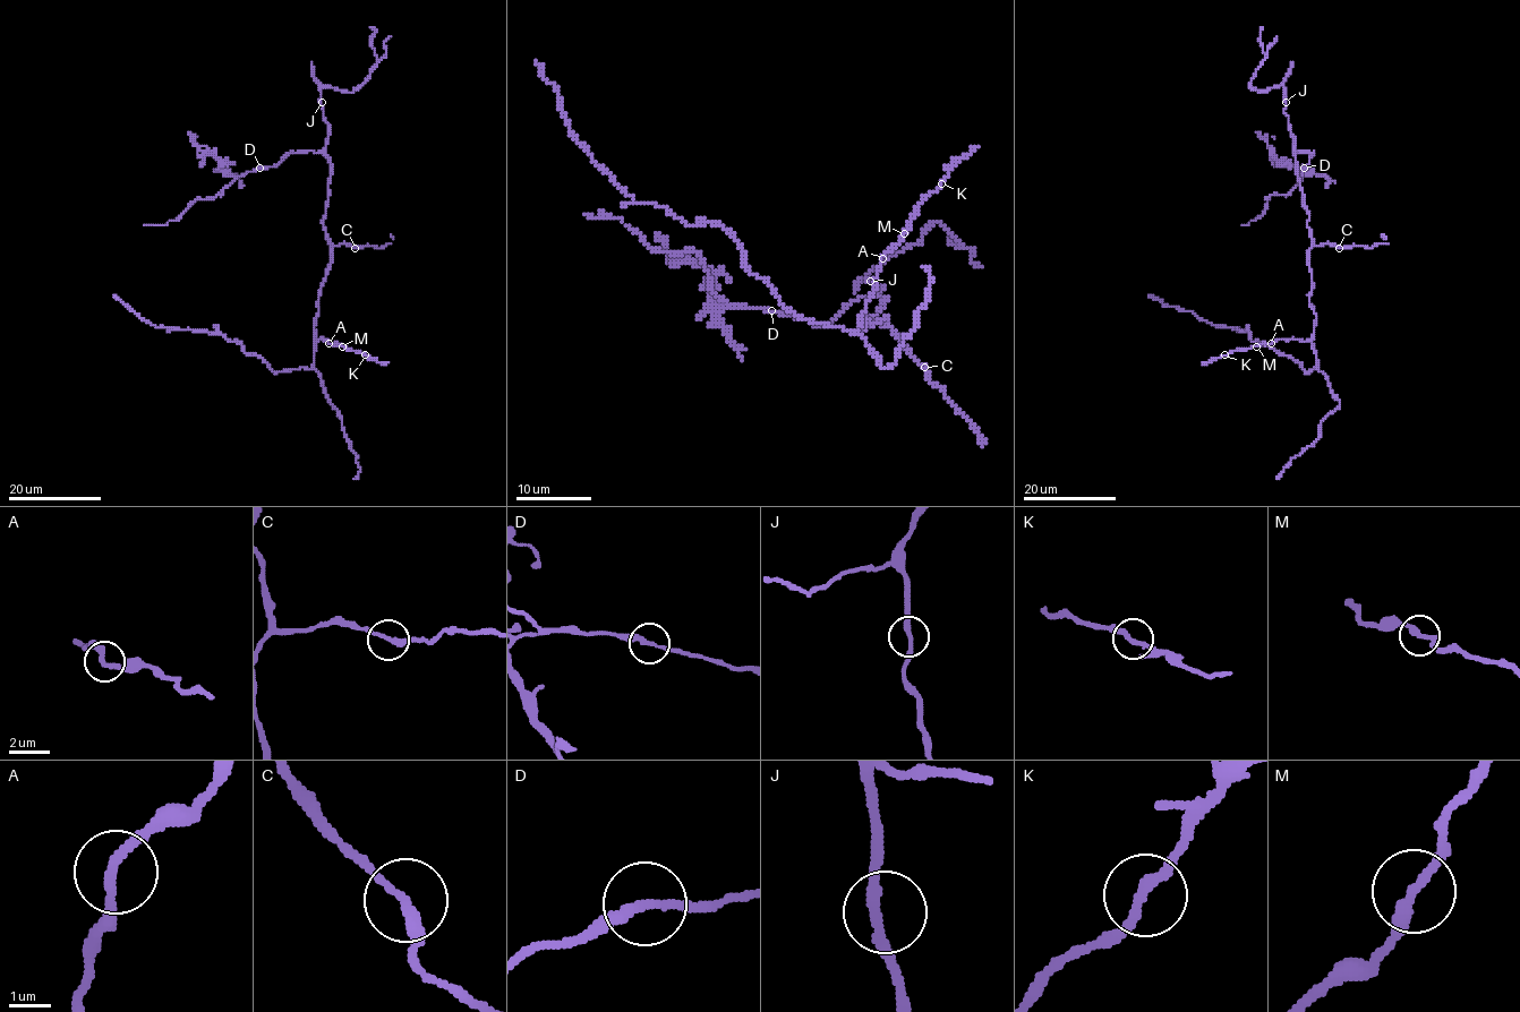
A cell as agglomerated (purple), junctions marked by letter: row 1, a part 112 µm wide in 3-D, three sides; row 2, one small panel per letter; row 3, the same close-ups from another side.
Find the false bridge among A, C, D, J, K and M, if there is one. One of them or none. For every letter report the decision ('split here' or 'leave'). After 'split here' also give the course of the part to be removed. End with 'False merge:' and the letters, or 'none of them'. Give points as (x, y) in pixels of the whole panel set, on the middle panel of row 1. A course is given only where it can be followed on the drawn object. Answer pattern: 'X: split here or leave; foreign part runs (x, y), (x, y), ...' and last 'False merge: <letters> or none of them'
A: leave
C: leave
D: leave
J: leave
K: leave
M: leave
False merge: none of them

